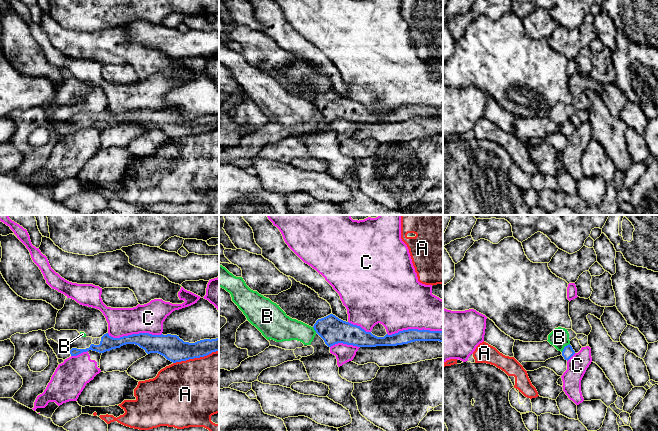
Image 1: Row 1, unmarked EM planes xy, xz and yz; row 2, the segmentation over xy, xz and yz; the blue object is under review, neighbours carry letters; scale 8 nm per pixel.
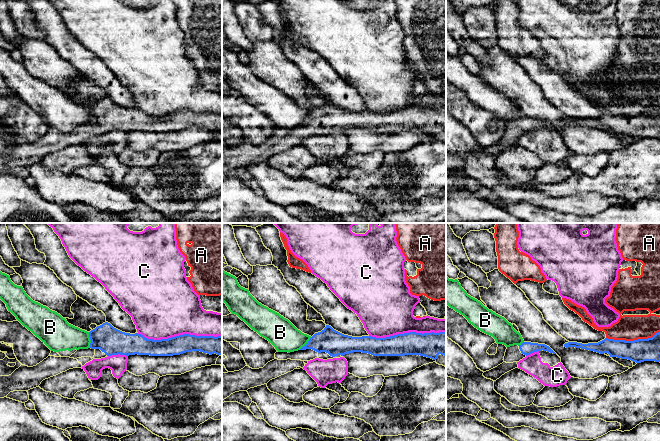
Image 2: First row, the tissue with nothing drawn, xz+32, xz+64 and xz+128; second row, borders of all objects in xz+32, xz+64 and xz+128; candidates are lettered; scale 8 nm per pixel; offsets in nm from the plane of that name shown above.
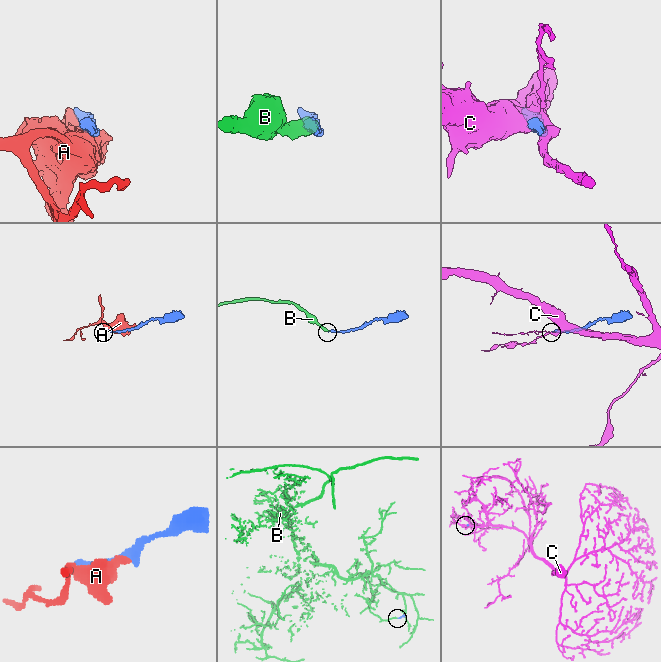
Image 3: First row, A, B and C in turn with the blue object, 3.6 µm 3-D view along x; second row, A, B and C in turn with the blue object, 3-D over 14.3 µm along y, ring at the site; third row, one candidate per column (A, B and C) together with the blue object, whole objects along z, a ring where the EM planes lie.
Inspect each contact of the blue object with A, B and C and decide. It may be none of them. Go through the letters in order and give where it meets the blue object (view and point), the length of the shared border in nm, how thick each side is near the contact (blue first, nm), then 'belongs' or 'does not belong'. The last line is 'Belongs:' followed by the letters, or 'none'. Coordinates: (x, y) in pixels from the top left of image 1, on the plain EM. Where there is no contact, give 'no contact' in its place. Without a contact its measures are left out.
A: xy (195, 133) | 380 nm | 200/480 nm | does not belong
B: yz (564, 123) | 100 nm | 90/160 nm | does not belong
C: xz (414, 105) | 440 nm | 110/460 nm | does not belong
Belongs: none

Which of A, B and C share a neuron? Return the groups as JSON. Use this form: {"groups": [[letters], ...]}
{"groups": [["A"], ["B"], ["C"]]}

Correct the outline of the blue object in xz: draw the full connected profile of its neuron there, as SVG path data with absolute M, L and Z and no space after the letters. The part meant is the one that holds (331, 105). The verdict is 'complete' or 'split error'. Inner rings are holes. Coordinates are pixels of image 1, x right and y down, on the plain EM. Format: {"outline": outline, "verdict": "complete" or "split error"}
{"outline": "M333 90L318 95L313 104L328 123L338 119L357 123L397 122L415 117L443 119L443 107L408 105L392 111L377 113L360 102L343 97Z", "verdict": "complete"}

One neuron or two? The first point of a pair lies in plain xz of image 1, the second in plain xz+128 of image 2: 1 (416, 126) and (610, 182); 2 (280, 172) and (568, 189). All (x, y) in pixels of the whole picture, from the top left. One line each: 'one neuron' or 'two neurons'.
1: two neurons
2: two neurons

